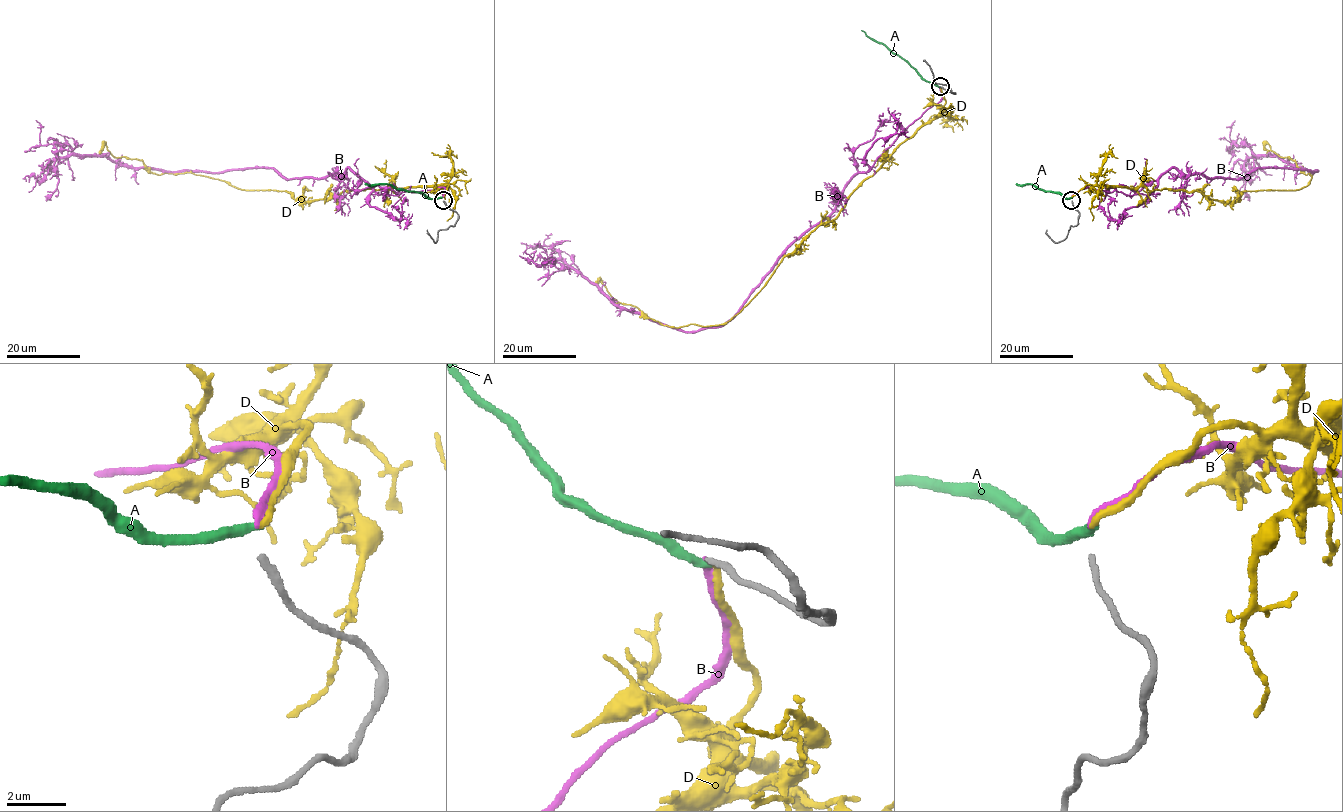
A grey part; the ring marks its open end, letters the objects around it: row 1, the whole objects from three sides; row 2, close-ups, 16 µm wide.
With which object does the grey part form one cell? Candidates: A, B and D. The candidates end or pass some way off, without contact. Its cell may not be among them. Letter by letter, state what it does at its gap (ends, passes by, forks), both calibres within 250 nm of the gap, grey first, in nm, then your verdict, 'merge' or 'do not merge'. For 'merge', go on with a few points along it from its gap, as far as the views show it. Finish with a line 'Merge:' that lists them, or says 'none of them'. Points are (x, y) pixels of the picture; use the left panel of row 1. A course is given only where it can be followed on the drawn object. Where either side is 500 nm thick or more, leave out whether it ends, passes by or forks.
A: it ends | 240/400 nm | do not merge
B: it ends | 240/240 nm | merge | via (443, 197), (443, 187), (378, 195), (349, 168), (285, 178), (271, 168), (118, 165), (42, 145), (35, 120)
D: it ends | 240/200 nm | do not merge
Merge: B

